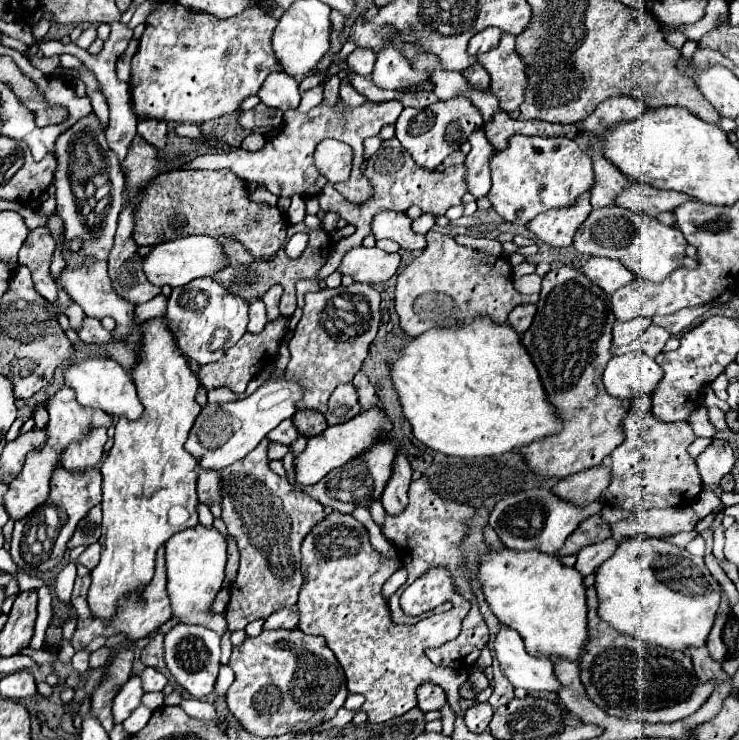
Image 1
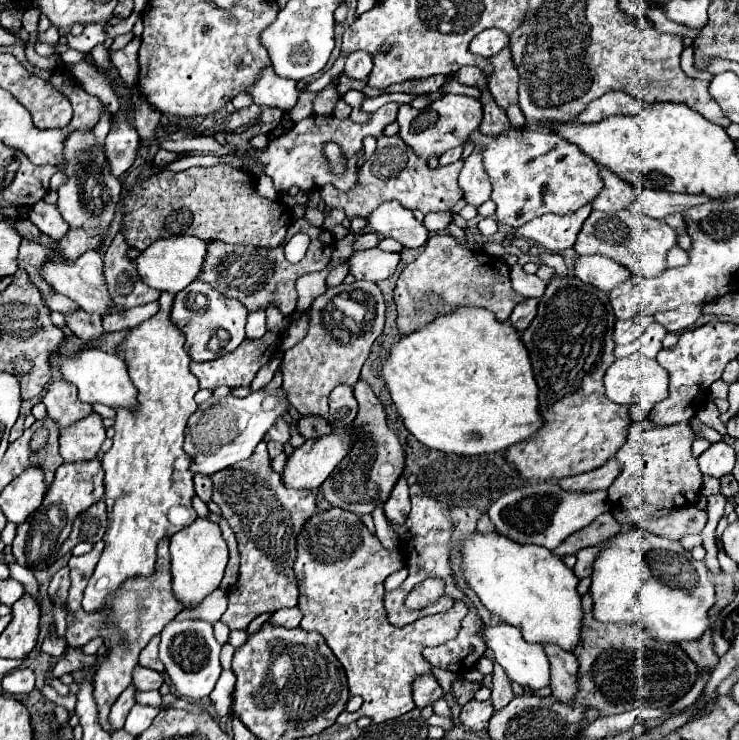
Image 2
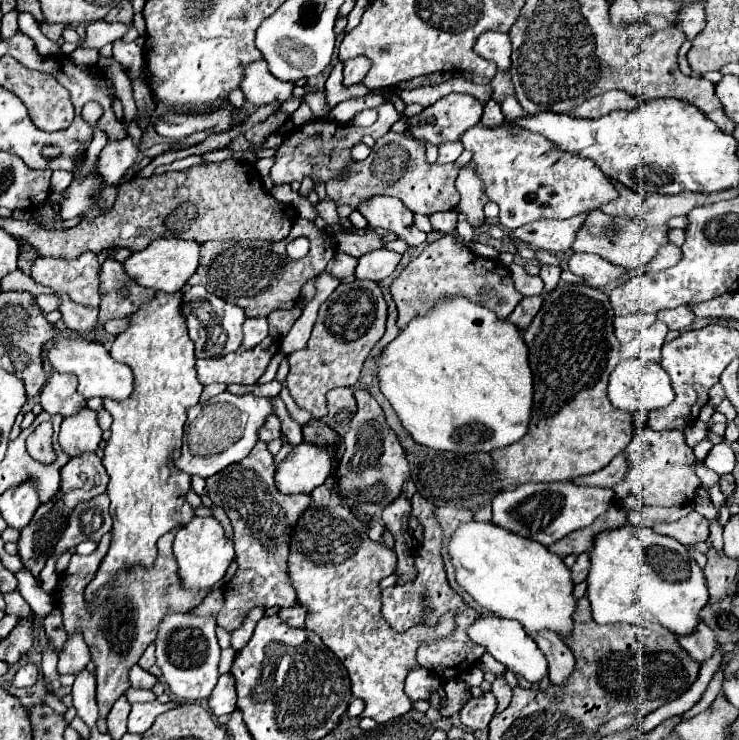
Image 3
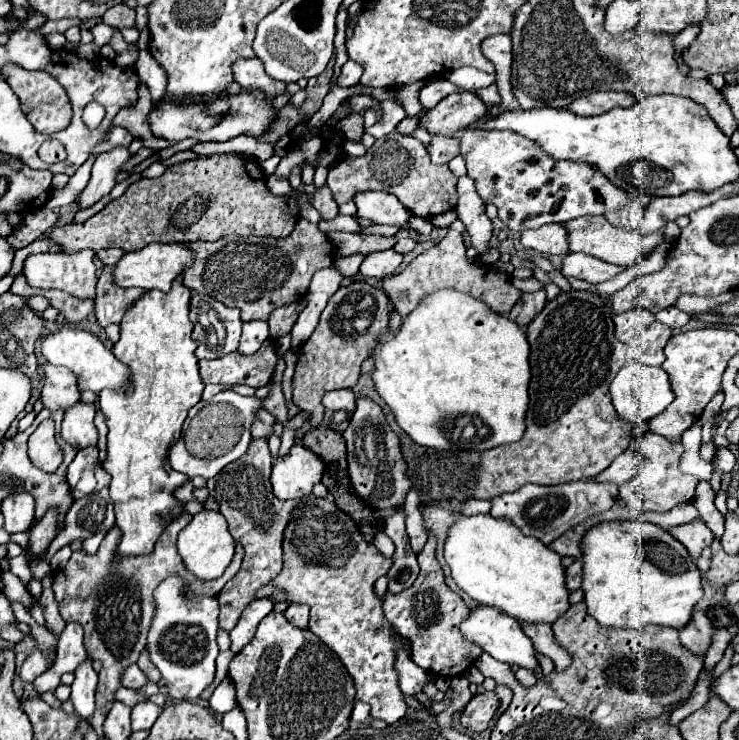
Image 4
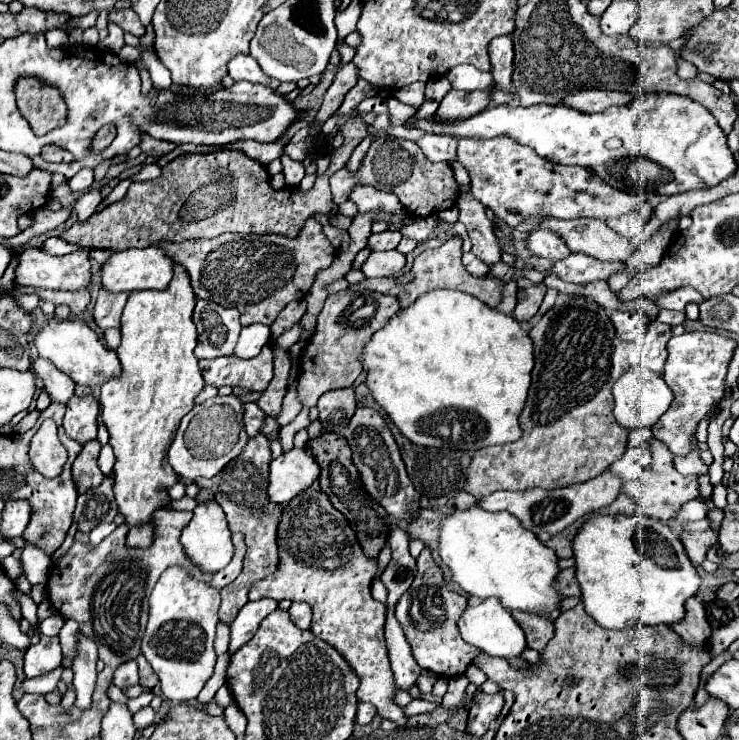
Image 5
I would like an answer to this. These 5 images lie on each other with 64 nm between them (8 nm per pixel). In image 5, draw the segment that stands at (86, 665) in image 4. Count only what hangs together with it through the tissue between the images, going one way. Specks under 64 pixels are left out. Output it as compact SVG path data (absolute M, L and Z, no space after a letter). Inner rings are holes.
M78 632L76 656L72 664L74 688L76 688L76 706L84 708L92 704L92 690L96 684L96 662L98 662L98 644Z

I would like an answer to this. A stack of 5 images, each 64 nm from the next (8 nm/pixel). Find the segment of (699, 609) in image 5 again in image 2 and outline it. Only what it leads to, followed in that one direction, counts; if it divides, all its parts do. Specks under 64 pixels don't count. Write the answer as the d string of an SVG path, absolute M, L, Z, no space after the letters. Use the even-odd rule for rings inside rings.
M706 630L702 638L694 642L680 642L680 648L696 662L698 670L710 670L718 664L718 656L714 652L714 642L712 642L712 632Z

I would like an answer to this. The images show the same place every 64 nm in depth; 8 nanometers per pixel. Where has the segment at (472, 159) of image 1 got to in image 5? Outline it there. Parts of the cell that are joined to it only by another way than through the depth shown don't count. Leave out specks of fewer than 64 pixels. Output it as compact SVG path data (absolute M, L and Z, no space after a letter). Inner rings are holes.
M466 194L458 200L460 208L460 222L466 226L466 232L472 240L472 252L476 258L480 258L486 266L494 266L500 262L502 252L498 246L498 240L492 232L492 222L486 218L486 208L480 202L474 202L472 194Z

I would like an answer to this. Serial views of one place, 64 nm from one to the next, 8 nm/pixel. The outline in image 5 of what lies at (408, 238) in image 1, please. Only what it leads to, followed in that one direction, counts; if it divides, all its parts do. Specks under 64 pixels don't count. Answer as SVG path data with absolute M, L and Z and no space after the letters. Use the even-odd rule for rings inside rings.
M356 184L350 192L350 200L358 206L360 212L368 212L368 210L388 210L392 214L404 214L404 208L400 206L400 202L396 202L394 194L388 192L380 192L372 186L364 186L364 184Z

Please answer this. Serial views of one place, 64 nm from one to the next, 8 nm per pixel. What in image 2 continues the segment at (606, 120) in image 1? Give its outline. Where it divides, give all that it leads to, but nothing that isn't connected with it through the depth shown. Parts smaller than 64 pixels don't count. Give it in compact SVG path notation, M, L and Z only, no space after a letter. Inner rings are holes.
M608 92L596 100L592 100L580 114L578 114L578 122L582 124L592 124L592 122L600 122L612 114L638 114L642 108L642 104L624 94L624 92Z

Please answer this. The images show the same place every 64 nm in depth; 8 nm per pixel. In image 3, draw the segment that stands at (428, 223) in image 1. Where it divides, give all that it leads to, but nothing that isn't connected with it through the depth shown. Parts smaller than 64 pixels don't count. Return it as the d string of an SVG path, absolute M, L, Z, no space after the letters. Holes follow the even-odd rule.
M448 210L448 212L438 212L438 214L432 214L430 216L430 222L432 222L432 228L434 230L440 230L444 234L456 230L456 218L458 214L454 210Z

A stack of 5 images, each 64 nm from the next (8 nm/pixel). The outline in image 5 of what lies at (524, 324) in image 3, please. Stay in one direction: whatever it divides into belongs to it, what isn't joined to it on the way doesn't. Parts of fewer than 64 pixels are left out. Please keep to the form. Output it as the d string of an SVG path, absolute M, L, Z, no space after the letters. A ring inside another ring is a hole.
M518 278L516 284L518 284L518 306L512 316L518 322L528 322L532 316L536 316L540 304L542 304L542 298L546 294L546 286L534 284L526 278Z

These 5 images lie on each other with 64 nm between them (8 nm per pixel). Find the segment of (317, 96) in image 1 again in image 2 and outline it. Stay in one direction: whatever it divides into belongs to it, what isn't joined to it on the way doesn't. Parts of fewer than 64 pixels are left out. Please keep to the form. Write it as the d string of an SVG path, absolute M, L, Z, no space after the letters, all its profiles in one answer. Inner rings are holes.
M304 92L298 96L298 104L290 110L290 116L294 122L300 122L308 116L312 116L312 100L314 100L316 94L310 94L310 92Z

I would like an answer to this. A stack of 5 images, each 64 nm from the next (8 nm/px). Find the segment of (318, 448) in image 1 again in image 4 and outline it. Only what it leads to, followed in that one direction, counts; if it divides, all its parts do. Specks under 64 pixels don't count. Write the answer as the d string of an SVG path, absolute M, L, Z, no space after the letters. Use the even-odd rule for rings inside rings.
M294 444L286 456L274 460L272 492L280 500L298 500L312 492L312 486L322 480L324 462L302 444Z

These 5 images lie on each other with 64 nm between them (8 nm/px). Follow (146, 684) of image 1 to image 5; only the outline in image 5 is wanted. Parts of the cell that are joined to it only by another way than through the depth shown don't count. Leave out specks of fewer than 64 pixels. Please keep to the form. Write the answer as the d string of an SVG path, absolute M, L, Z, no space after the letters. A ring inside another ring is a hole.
M134 660L124 662L116 668L114 672L114 684L118 688L126 688L126 686L136 686L138 684L138 664Z

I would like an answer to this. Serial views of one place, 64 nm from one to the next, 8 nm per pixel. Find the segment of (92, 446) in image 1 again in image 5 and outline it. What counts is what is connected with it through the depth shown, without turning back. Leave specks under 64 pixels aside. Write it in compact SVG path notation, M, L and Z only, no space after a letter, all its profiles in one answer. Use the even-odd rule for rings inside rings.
M88 394L88 396L74 396L68 406L66 406L66 414L64 414L64 430L66 434L76 440L76 442L88 442L96 438L96 430L98 430L98 412L100 412L100 404L98 400Z

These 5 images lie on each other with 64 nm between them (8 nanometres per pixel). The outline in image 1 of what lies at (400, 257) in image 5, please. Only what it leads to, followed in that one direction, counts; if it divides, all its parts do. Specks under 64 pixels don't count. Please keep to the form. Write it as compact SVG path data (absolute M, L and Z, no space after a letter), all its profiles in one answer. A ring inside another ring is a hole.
M352 248L340 264L340 272L352 276L356 282L378 284L394 276L400 264L400 254L388 254L380 248Z

